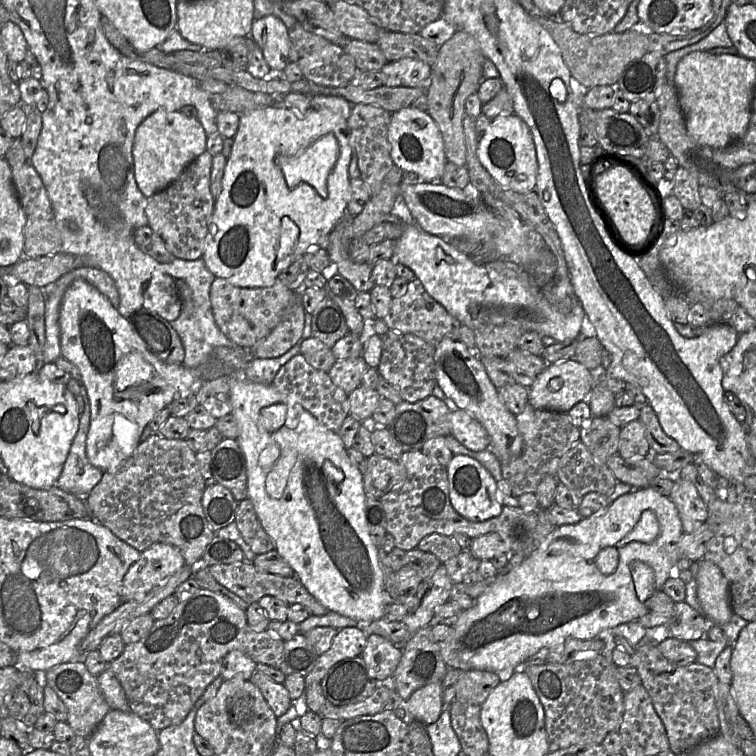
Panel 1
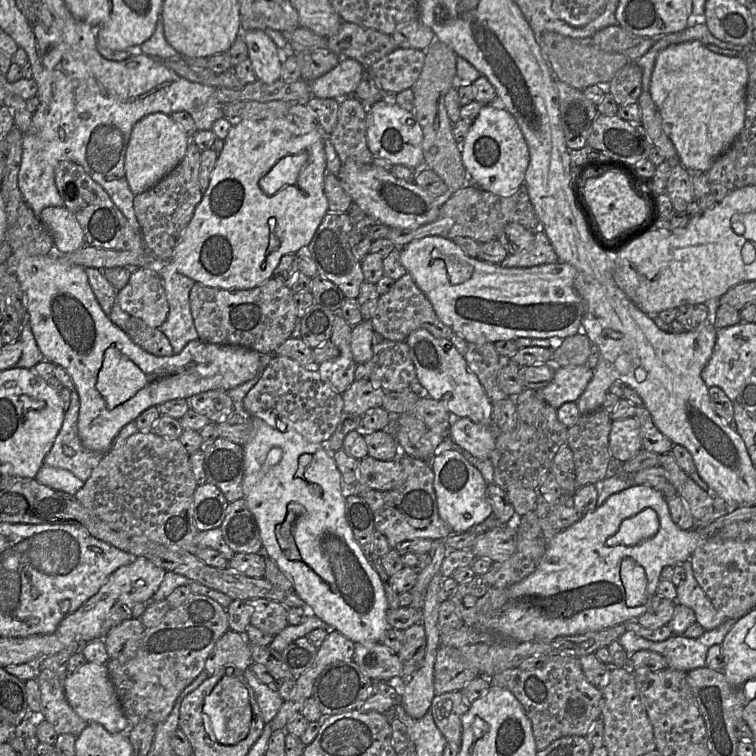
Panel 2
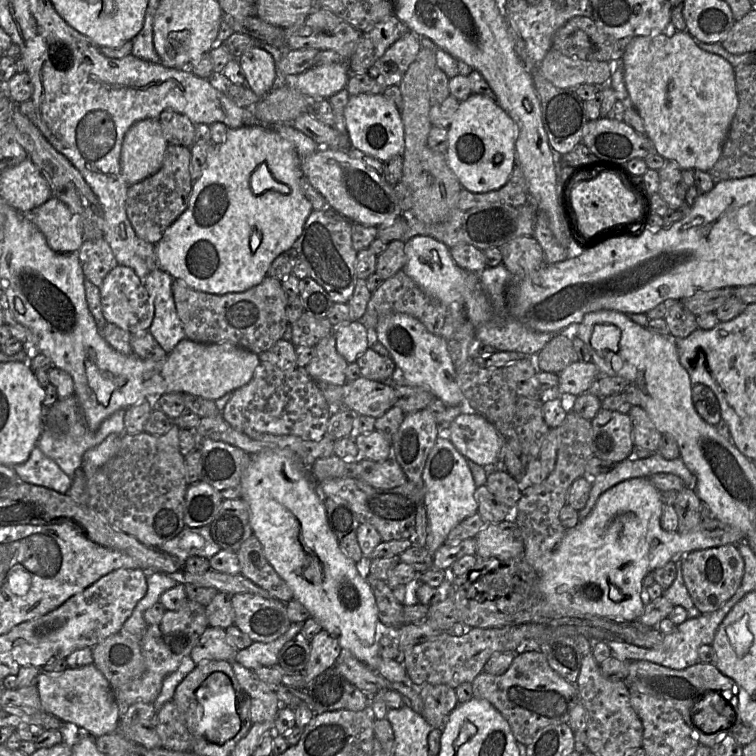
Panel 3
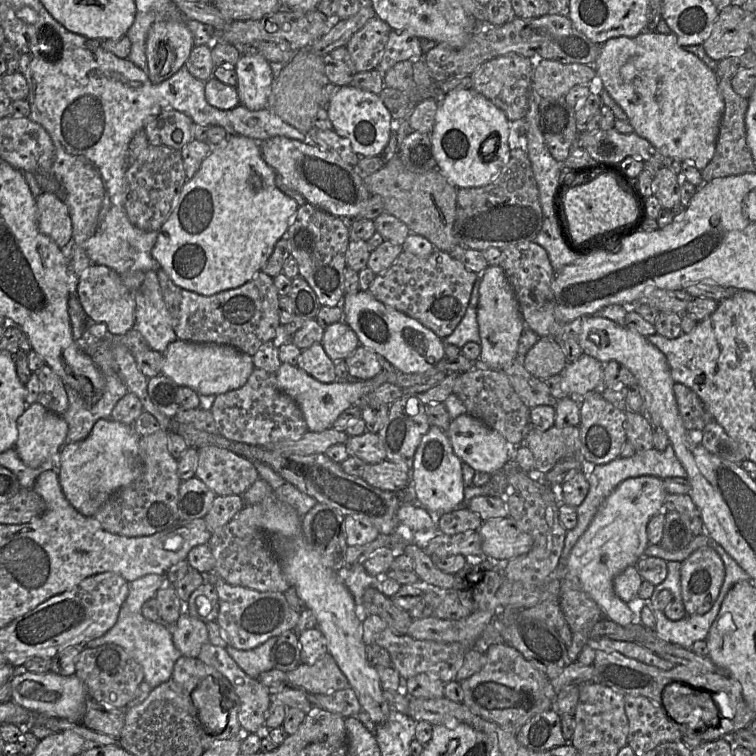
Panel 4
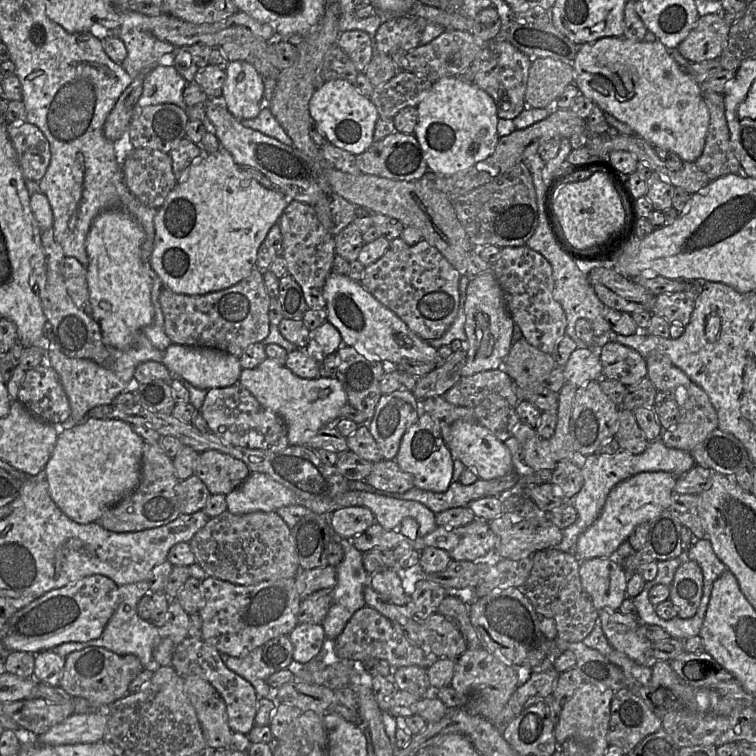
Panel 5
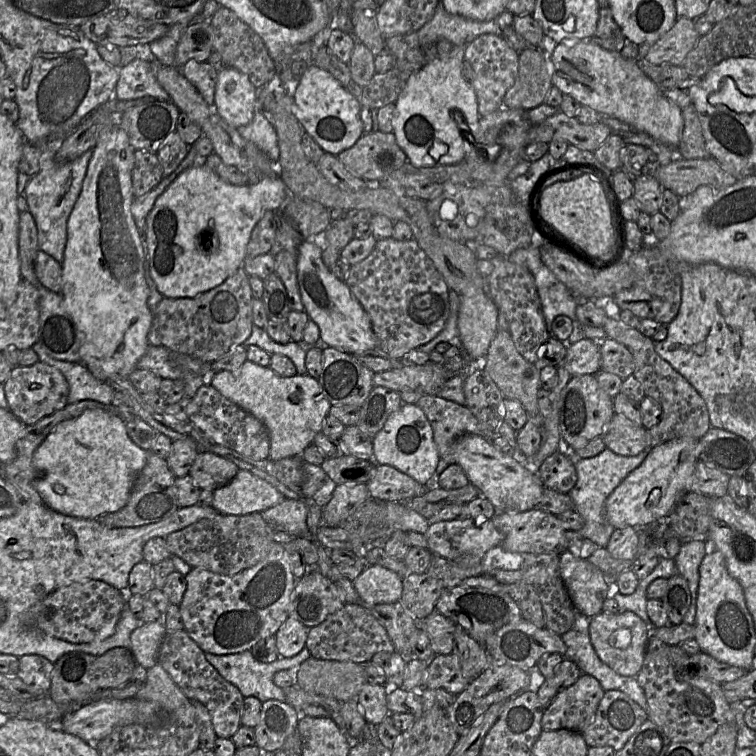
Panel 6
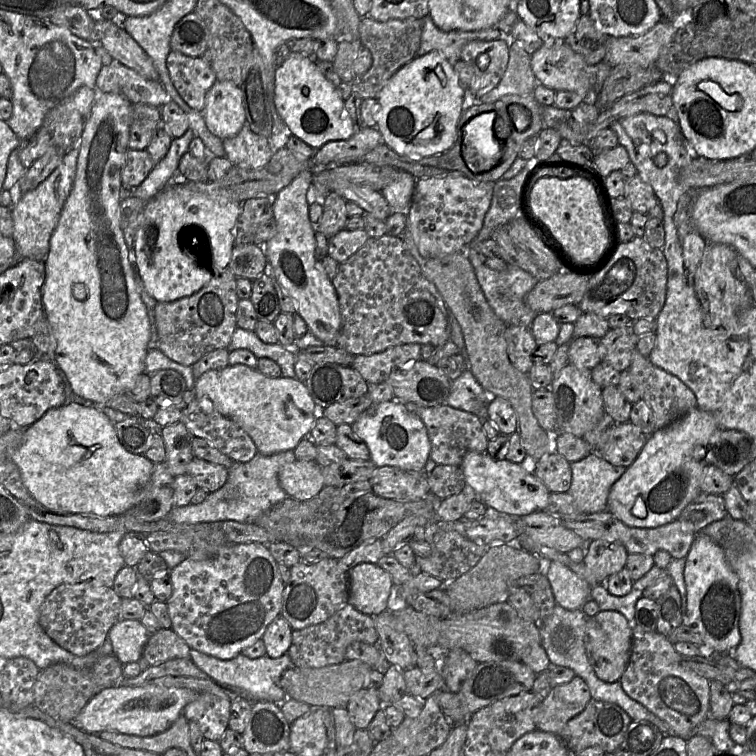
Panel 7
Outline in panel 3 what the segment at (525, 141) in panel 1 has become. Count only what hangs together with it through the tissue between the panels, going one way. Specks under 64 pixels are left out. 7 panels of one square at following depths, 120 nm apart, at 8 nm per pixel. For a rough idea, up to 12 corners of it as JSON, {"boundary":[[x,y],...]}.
{"boundary":[[471,94],[447,130],[463,189],[507,183],[518,129],[496,100]]}

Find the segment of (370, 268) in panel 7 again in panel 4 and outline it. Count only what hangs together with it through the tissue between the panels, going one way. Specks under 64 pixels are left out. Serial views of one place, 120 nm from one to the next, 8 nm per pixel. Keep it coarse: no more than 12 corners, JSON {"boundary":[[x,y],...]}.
{"boundary":[[405,250],[369,292],[441,339],[477,274],[447,252]]}

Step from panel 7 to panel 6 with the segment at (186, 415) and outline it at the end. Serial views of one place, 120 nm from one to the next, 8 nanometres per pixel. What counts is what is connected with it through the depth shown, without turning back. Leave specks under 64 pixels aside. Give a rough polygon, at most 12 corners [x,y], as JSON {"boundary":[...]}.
{"boundary":[[209,383],[187,406],[211,441],[269,459],[265,425]]}

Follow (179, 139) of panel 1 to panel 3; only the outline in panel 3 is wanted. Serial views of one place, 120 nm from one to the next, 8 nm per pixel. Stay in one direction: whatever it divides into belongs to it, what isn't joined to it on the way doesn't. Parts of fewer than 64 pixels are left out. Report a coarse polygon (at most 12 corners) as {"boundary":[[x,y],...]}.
{"boundary":[[157,118],[135,123],[120,158],[127,184],[158,171],[168,145]]}

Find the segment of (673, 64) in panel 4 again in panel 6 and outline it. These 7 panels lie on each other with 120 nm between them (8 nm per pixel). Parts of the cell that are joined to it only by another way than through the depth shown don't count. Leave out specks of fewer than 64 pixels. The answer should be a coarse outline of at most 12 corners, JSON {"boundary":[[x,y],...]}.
{"boundary":[[556,44],[553,86],[678,148],[682,109],[637,60]]}

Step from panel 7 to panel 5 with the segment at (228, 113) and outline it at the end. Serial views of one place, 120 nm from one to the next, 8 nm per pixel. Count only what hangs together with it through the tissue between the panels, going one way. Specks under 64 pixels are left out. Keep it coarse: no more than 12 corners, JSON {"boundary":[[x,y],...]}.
{"boundary":[[229,62],[222,103],[238,120],[258,116],[264,78]]}

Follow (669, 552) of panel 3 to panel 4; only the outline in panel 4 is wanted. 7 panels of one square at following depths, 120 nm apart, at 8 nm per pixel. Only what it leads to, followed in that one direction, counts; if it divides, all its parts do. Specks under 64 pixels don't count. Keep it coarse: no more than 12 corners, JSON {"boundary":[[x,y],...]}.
{"boundary":[[663,479],[622,481],[564,566],[621,626],[614,579],[645,555]]}

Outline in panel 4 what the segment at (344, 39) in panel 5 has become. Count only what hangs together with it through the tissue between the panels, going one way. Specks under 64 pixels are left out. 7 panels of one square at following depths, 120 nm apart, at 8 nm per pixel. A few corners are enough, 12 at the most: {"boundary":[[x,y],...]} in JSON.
{"boundary":[[370,19],[345,46],[357,73],[376,70],[392,28]]}

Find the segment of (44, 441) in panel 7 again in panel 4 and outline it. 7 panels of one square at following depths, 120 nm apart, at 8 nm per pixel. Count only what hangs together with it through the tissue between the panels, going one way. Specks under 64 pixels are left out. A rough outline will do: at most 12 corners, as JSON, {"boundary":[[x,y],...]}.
{"boundary":[[102,418],[62,447],[57,475],[93,517],[141,474],[133,425]]}

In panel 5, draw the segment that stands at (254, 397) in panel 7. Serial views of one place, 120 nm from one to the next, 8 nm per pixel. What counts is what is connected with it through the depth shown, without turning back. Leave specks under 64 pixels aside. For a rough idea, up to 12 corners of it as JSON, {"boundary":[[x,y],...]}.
{"boundary":[[268,358],[238,383],[284,420],[290,446],[348,404],[336,378]]}

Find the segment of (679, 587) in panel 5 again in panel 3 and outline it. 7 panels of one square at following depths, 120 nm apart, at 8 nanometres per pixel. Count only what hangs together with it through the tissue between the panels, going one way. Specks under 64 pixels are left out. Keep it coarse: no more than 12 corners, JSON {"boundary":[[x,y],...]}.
{"boundary":[[737,545],[686,554],[682,576],[695,607],[720,609],[738,590]]}

